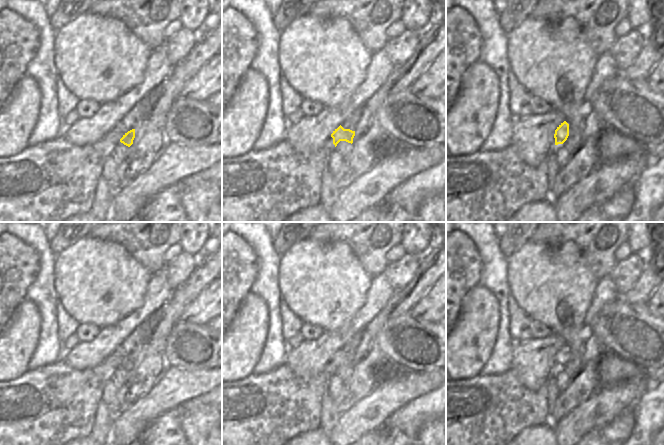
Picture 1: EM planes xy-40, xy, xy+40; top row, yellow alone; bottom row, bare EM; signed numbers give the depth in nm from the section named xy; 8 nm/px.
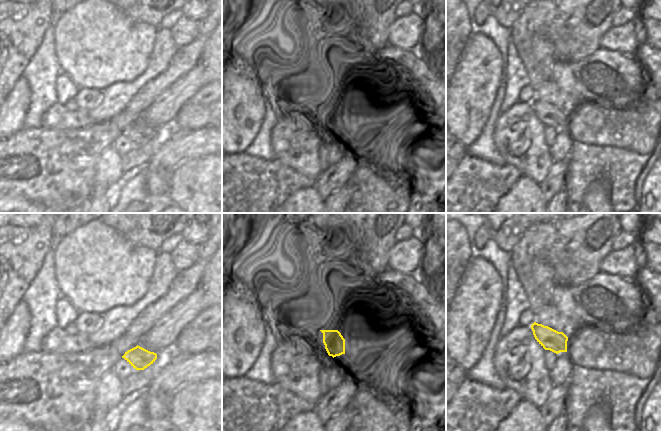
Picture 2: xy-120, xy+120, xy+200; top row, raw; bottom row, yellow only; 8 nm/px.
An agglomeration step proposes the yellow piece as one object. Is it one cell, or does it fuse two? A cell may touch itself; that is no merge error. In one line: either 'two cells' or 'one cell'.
one cell

